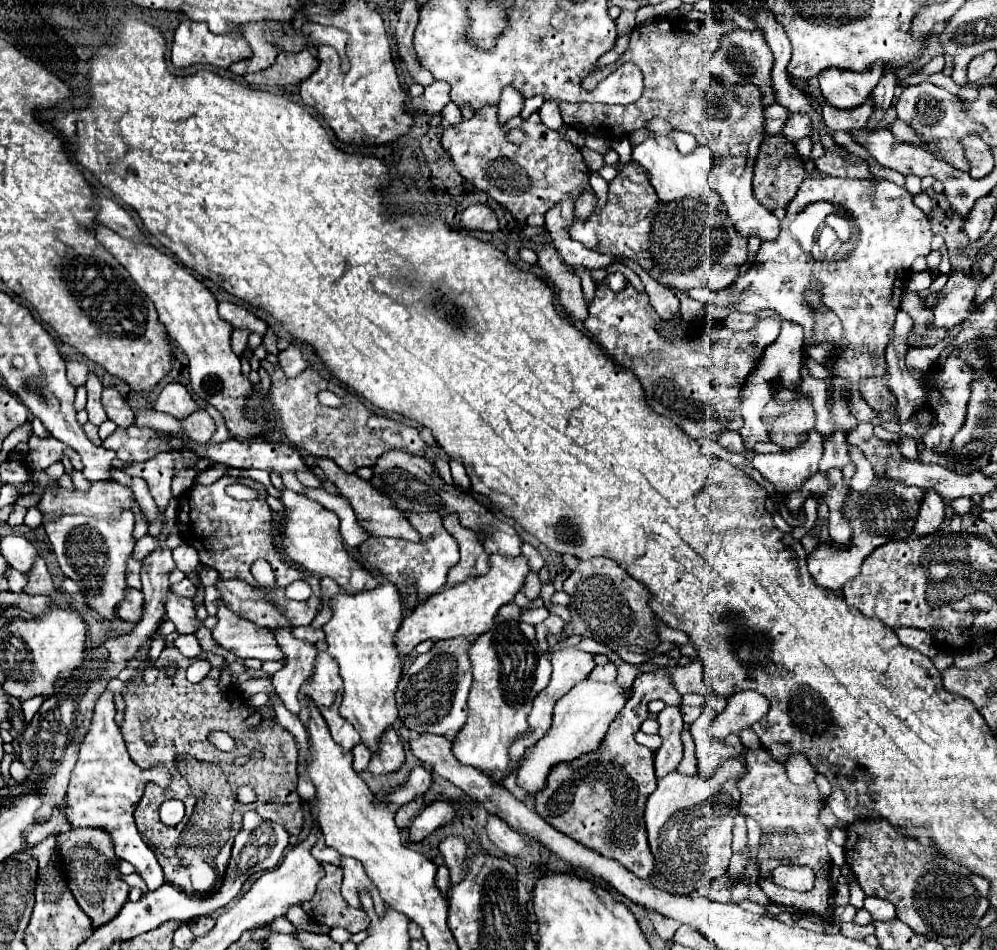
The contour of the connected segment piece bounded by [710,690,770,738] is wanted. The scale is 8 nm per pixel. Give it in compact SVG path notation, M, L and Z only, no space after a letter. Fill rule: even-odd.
M756 690L736 692L728 698L726 708L714 718L710 726L710 736L724 738L728 734L738 734L742 728L752 726L756 720L766 716L770 702Z

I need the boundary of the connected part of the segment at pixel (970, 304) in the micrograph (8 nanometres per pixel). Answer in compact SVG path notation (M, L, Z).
M954 270L946 286L940 290L936 304L932 306L924 304L934 314L934 320L932 324L928 324L928 330L952 328L954 324L966 320L974 308L974 294L976 294L976 286L972 274Z

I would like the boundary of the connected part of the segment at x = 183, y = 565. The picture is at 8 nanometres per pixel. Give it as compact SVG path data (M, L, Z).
M182 544L182 546L174 548L174 562L176 562L178 570L182 570L194 584L198 584L198 574L196 574L198 552L192 546Z

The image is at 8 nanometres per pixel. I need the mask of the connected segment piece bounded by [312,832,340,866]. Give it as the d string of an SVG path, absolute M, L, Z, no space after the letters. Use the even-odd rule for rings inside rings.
M318 832L318 840L316 840L316 844L312 846L312 856L314 856L316 860L324 860L324 862L332 862L332 864L340 866L340 858L338 858L340 854L324 844L322 832Z

